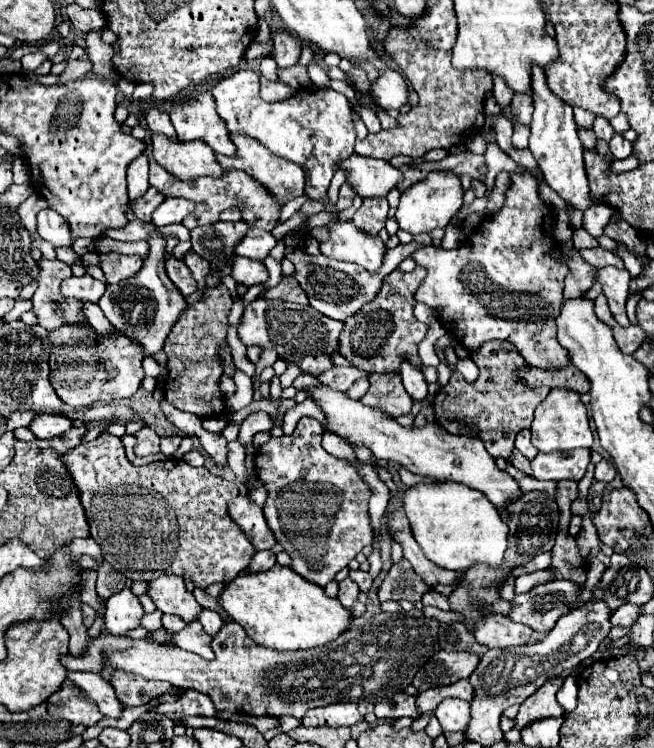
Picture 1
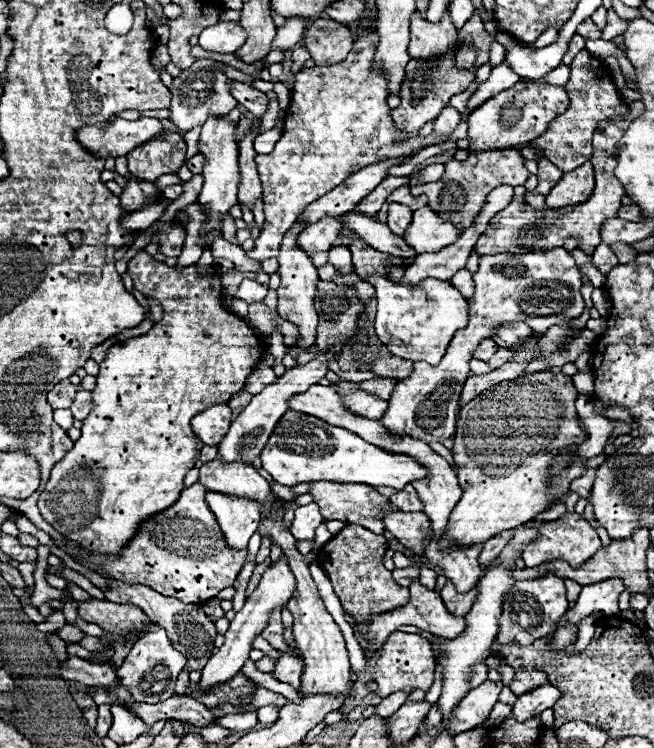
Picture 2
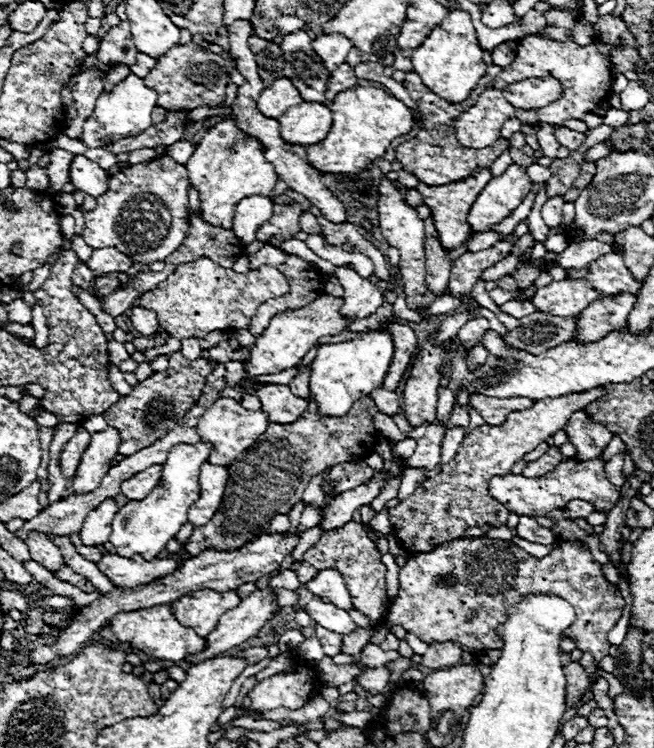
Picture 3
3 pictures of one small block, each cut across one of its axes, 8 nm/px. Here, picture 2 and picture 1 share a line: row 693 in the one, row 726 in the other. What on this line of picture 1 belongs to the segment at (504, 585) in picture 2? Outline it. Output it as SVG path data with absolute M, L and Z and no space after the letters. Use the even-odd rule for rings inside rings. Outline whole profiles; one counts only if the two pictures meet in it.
M448 698L438 704L434 716L438 718L444 732L458 732L458 730L464 732L470 720L470 704L464 700Z

